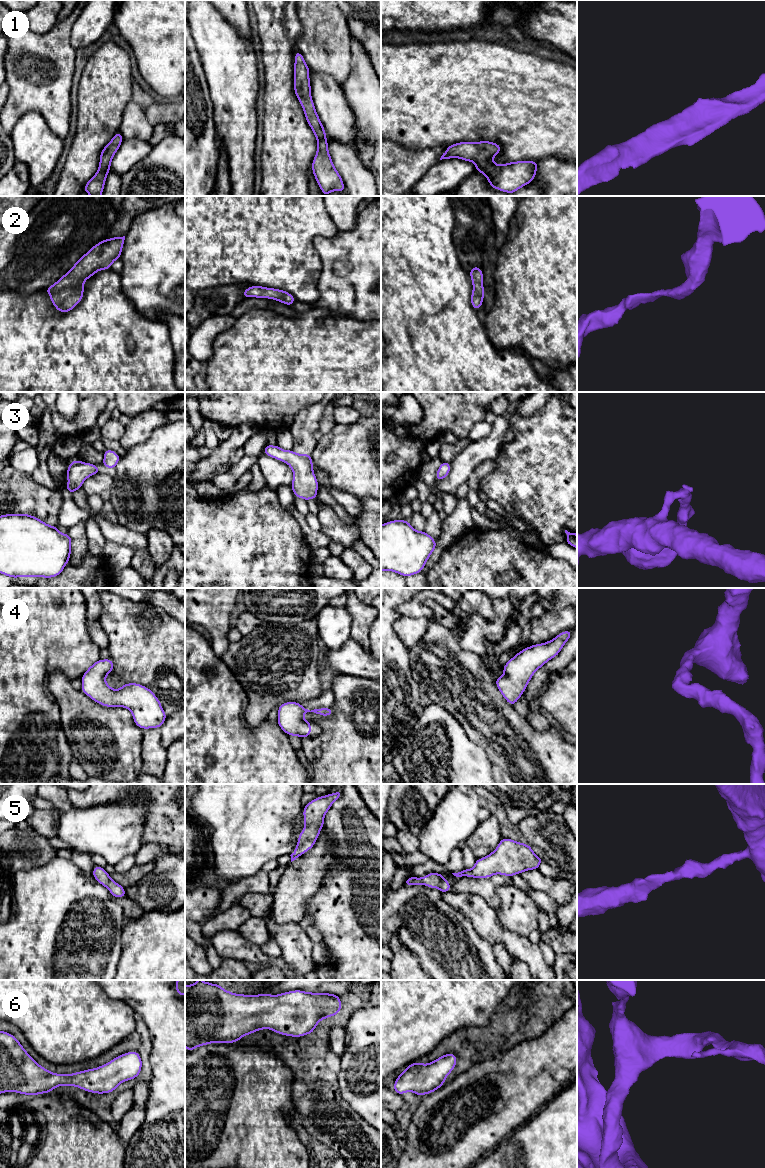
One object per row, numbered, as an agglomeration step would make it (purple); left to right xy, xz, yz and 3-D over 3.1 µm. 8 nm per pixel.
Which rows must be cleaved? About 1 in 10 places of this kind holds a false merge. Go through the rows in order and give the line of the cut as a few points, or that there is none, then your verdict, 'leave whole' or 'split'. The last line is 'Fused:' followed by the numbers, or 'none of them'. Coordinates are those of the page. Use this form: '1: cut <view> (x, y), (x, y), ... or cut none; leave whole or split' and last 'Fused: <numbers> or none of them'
1: cut none; leave whole
2: cut none; leave whole
3: cut none; leave whole
4: cut none; leave whole
5: cut none; leave whole
6: cut none; leave whole
Fused: none of them

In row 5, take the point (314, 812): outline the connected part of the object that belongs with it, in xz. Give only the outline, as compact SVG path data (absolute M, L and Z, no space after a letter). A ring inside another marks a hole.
M338 790L333 794L320 796L310 801L303 809L304 830L299 833L295 852L292 853L291 862L298 859L302 854L309 851L320 835L320 829L324 827L324 817L331 808L333 802L342 796Z

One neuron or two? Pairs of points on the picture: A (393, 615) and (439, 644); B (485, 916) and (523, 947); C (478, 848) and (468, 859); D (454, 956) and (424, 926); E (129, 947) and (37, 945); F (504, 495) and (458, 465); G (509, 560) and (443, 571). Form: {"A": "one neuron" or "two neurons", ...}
{"A": "two neurons", "B": "one neuron", "C": "two neurons", "D": "one neuron", "E": "two neurons", "F": "two neurons", "G": "one neuron"}

